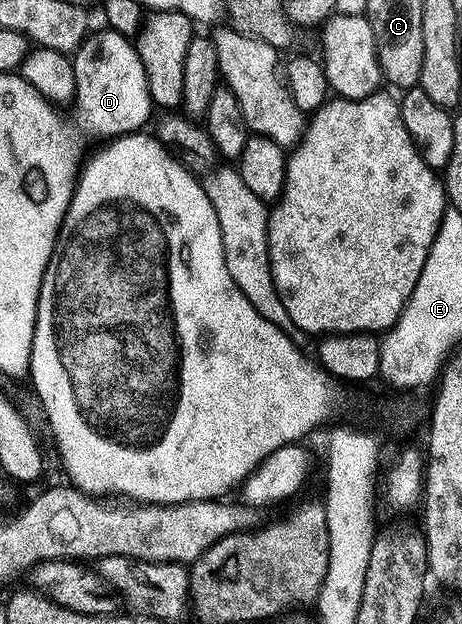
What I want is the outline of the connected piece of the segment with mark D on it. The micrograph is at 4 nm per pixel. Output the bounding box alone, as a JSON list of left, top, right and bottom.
[72,29,154,141]

